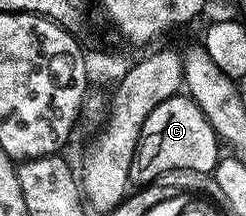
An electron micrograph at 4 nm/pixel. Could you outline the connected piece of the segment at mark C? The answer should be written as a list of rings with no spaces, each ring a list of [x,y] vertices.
[[[180,93],[161,101],[149,117],[145,117],[145,125],[141,125],[141,133],[137,141],[137,149],[133,153],[133,165],[129,165],[129,177],[132,184],[146,183],[151,185],[155,178],[169,169],[191,169],[198,173],[214,172],[221,158],[221,140],[209,125],[205,113],[186,94]]]

